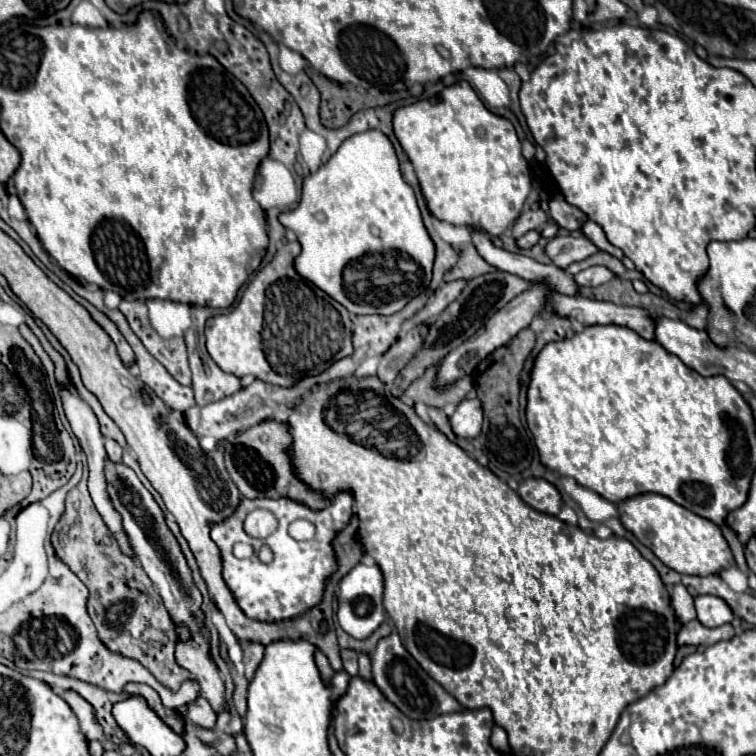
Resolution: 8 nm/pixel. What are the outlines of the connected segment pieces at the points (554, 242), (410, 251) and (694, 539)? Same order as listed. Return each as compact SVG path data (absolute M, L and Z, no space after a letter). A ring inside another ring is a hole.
M583 234L581 236L555 236L545 244L547 258L563 270L573 262L581 262L593 256L595 252L597 248Z
M367 130L347 138L325 166L303 180L299 208L281 212L279 222L293 230L301 244L295 270L333 300L339 300L351 314L395 314L431 282L435 244L423 224L415 192L401 176L397 152L381 130Z
M659 494L633 496L619 506L621 522L631 530L641 544L645 544L665 566L687 576L713 576L735 566L733 552L721 534L721 528L705 520L673 500Z

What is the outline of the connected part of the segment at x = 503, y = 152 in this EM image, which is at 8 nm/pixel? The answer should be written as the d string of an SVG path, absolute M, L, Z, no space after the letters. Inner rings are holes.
M465 80L445 88L437 98L399 108L393 116L393 130L415 168L427 208L437 220L453 226L479 228L479 232L491 236L501 236L517 220L531 190L529 166L521 154L519 138L513 124L491 114Z

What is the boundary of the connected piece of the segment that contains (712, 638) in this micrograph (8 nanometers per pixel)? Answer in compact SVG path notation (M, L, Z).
M691 620L681 626L677 634L679 644L693 644L693 646L713 646L721 640L729 640L735 636L735 630L731 624L723 624L719 628L707 628L699 624L699 620Z

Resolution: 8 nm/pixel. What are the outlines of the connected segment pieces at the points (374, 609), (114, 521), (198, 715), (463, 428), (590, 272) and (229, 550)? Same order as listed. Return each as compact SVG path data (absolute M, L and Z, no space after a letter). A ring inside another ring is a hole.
M365 554L361 562L339 584L337 618L341 628L353 638L359 638L359 640L367 638L385 620L385 608L381 598L383 598L383 574L379 566Z
M61 390L61 400L63 400L63 408L67 414L67 420L71 424L73 434L77 436L85 456L87 456L87 466L89 466L89 480L87 480L87 488L91 492L91 498L95 500L95 508L99 508L99 514L103 516L107 528L111 530L111 534L115 536L119 548L123 548L125 556L131 556L131 544L127 544L127 536L123 536L123 532L119 532L119 512L115 512L115 508L111 508L111 500L107 500L107 480L103 480L103 460L105 460L105 448L103 448L103 436L99 432L99 424L95 414L91 412L91 408L83 402L83 398L77 394L77 390Z
M199 696L193 704L187 706L185 720L189 720L191 724L195 724L199 728L215 728L217 712L211 708L211 704L203 696Z
M463 400L459 402L459 406L455 408L451 420L451 428L455 432L455 436L459 438L477 438L481 432L481 402L475 400Z
M591 266L591 268L587 268L587 270L579 272L579 274L575 274L573 278L575 278L575 282L577 282L579 286L595 288L595 286L599 286L599 284L609 282L613 276L615 276L615 274L609 272L605 266Z
M337 492L331 498L329 506L319 510L319 512L315 512L313 508L307 508L305 504L299 504L299 500L287 500L287 498L247 500L245 496L241 496L237 514L233 512L227 520L223 520L219 524L211 524L211 540L215 540L215 544L221 552L223 580L229 586L231 594L235 596L235 602L239 604L239 608L243 610L245 616L249 616L251 620L267 622L267 624L283 622L283 620L291 620L295 616L301 616L303 612L309 612L311 608L315 608L315 604L319 604L319 600L323 600L323 588L327 586L329 576L339 568L335 548L333 548L333 540L349 524L351 516L353 516L351 506L353 506L353 494L351 492ZM253 508L267 508L279 520L277 530L265 540L255 540L255 538L247 536L245 530L241 530L243 518ZM297 518L305 518L305 520L315 524L317 532L315 532L313 540L297 542L289 536L287 528ZM237 542L251 544L255 554L251 558L245 558L245 560L235 558L233 546ZM261 546L269 546L271 552L273 552L273 560L269 564L263 564L257 556Z

